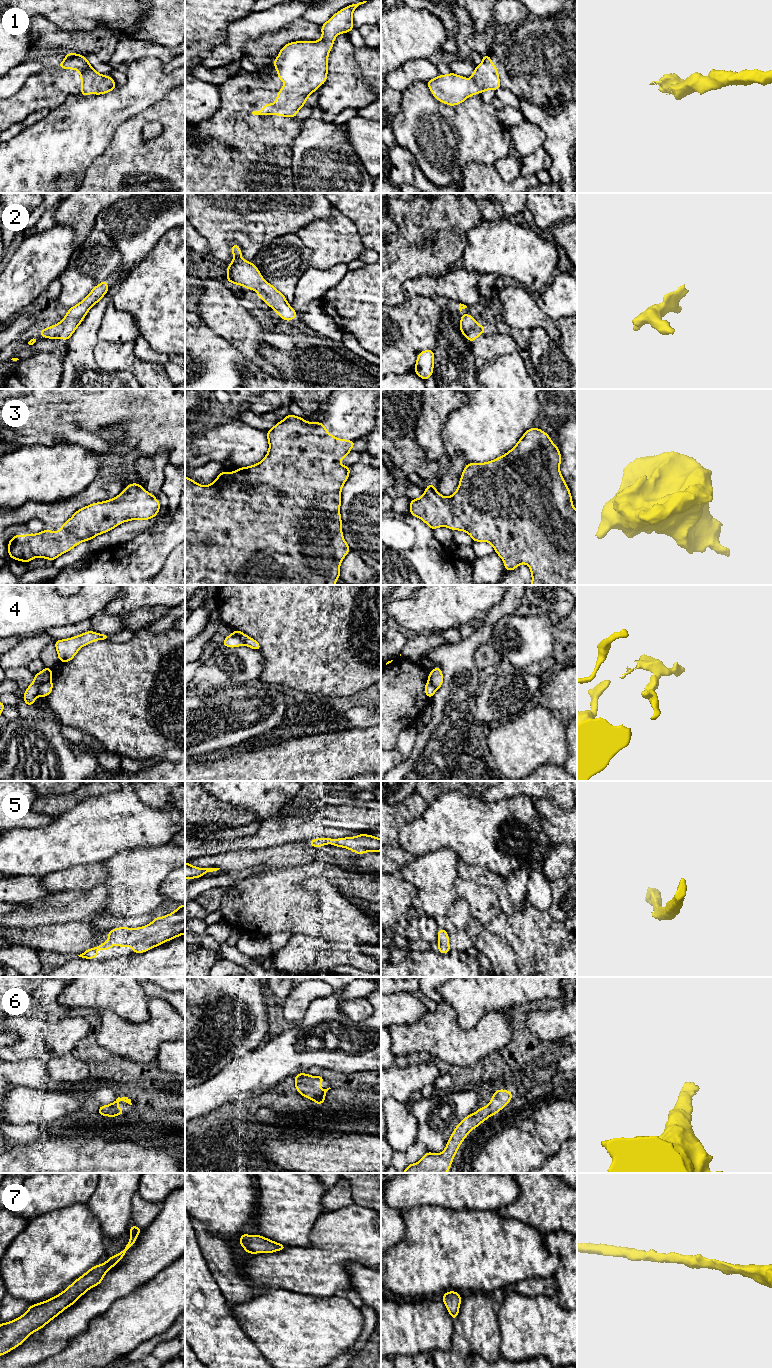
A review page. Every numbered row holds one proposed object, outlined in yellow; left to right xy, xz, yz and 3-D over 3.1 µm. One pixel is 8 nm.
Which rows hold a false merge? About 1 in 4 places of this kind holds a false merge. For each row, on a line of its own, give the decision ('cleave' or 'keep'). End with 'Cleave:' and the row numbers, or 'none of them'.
1: keep
2: keep
3: keep
4: cleave
5: keep
6: keep
7: keep
Cleave: 4

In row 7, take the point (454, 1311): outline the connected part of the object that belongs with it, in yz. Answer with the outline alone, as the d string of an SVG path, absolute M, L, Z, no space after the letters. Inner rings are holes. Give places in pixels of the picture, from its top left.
M449 1291L444 1293L442 1301L450 1313L451 1318L455 1320L459 1314L459 1307L462 1301L462 1297L456 1291Z

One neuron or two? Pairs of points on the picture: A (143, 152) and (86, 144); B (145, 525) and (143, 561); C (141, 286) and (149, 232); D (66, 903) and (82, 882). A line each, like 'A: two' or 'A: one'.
A: two
B: two
C: two
D: two

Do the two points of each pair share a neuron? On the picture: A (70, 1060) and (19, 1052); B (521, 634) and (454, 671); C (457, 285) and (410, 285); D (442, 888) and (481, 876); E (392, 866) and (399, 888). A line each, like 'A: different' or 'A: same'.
A: different
B: different
C: same
D: different
E: different

